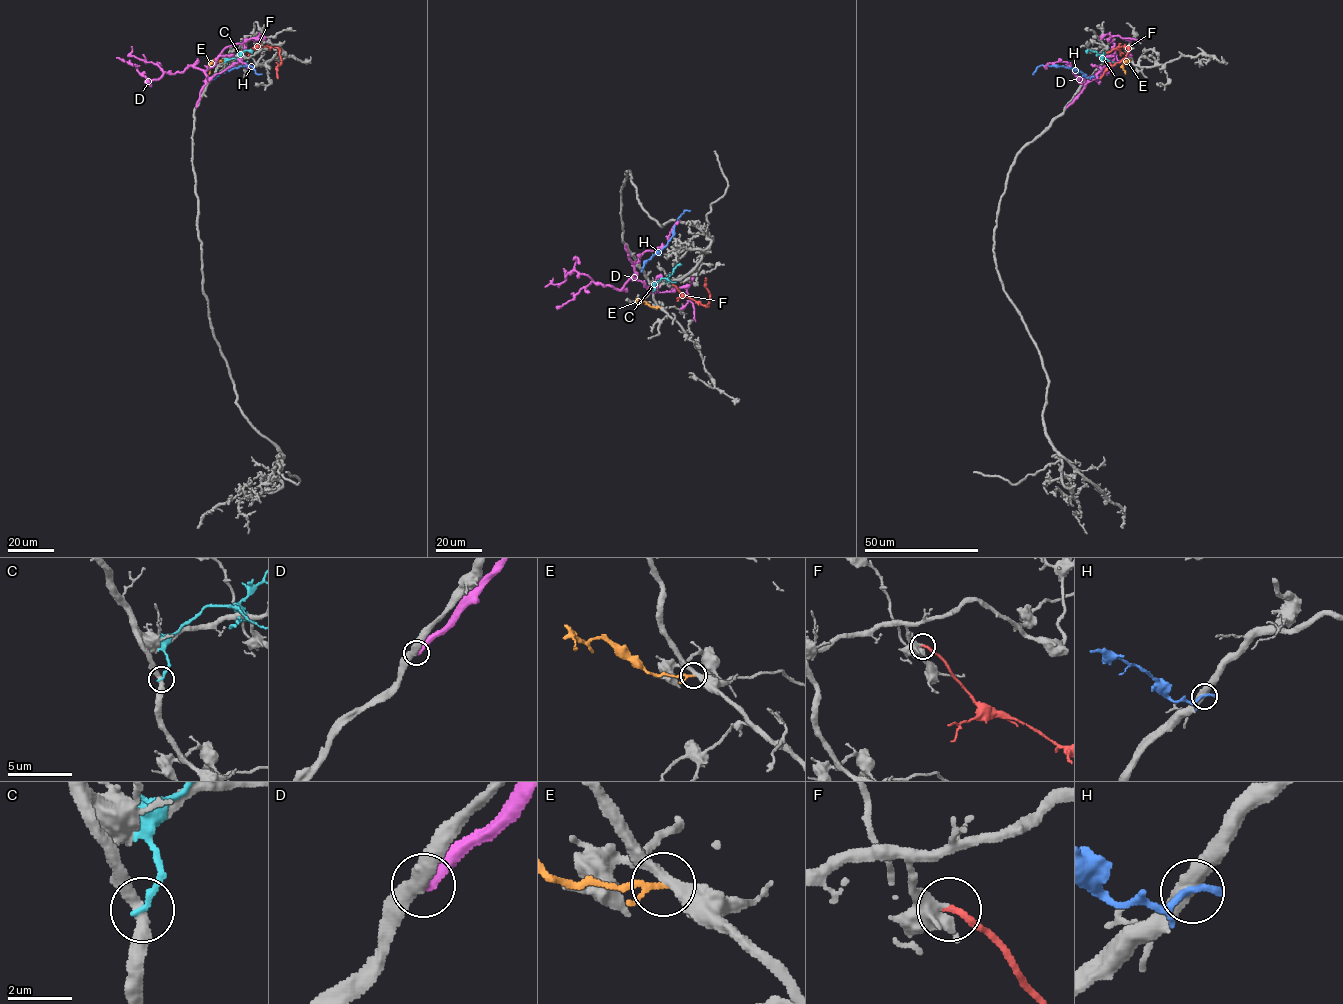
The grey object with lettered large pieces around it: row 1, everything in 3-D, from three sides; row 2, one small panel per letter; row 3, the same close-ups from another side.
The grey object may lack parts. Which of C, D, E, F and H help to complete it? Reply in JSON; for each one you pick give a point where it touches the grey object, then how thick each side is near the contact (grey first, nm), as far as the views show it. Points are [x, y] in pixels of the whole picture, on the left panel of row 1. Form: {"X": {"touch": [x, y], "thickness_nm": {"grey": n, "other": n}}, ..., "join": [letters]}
{"F": {"touch": [243, 52], "thickness_nm": {"grey": 440, "other": 240}}, "join": ["F"]}

